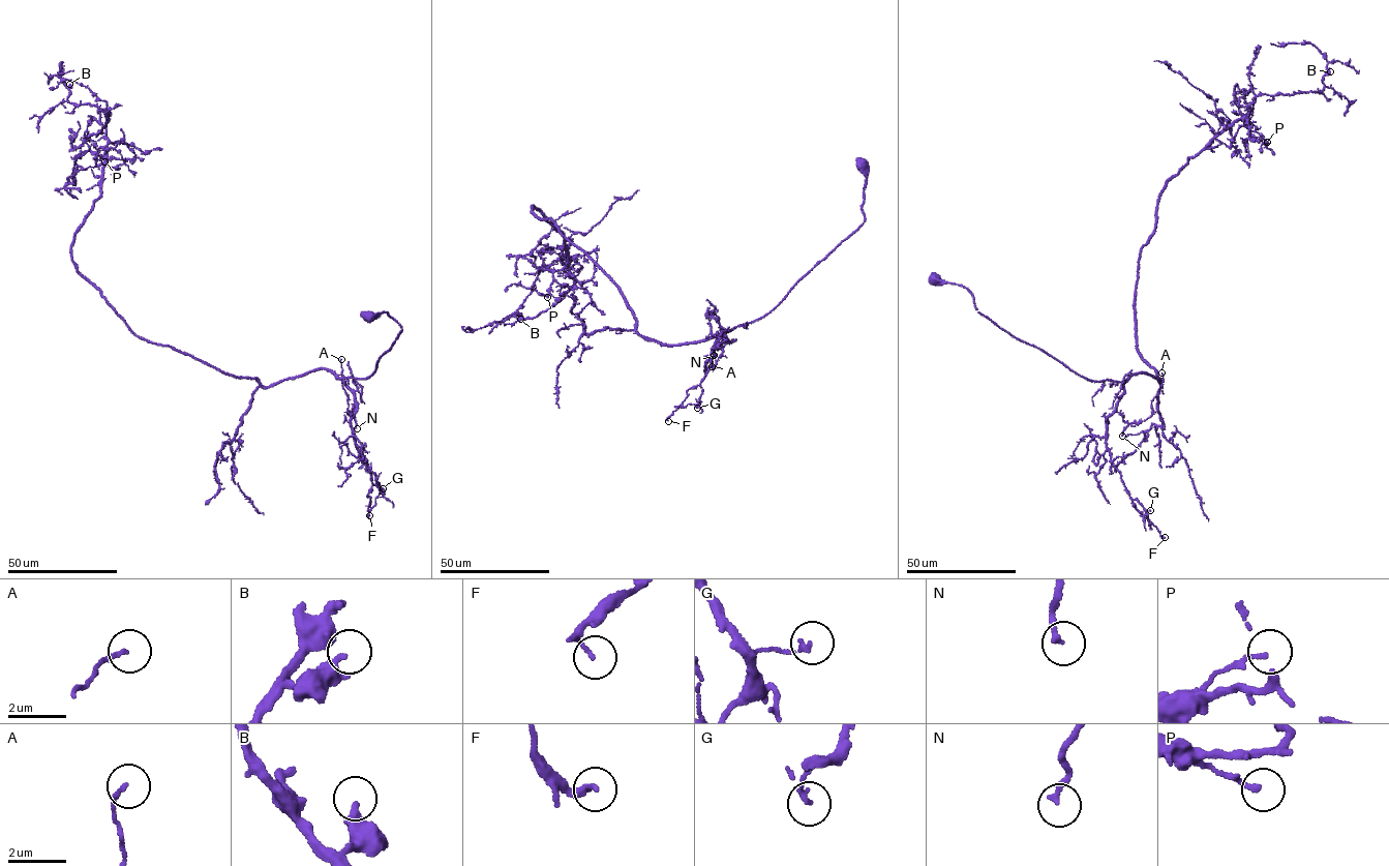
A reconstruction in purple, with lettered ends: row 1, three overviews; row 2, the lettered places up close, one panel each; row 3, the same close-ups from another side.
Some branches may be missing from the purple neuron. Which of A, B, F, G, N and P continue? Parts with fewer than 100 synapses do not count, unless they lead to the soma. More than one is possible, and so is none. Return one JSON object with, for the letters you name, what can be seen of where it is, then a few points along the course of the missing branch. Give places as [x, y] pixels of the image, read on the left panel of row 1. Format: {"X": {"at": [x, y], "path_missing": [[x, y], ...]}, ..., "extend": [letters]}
{"extend": []}

